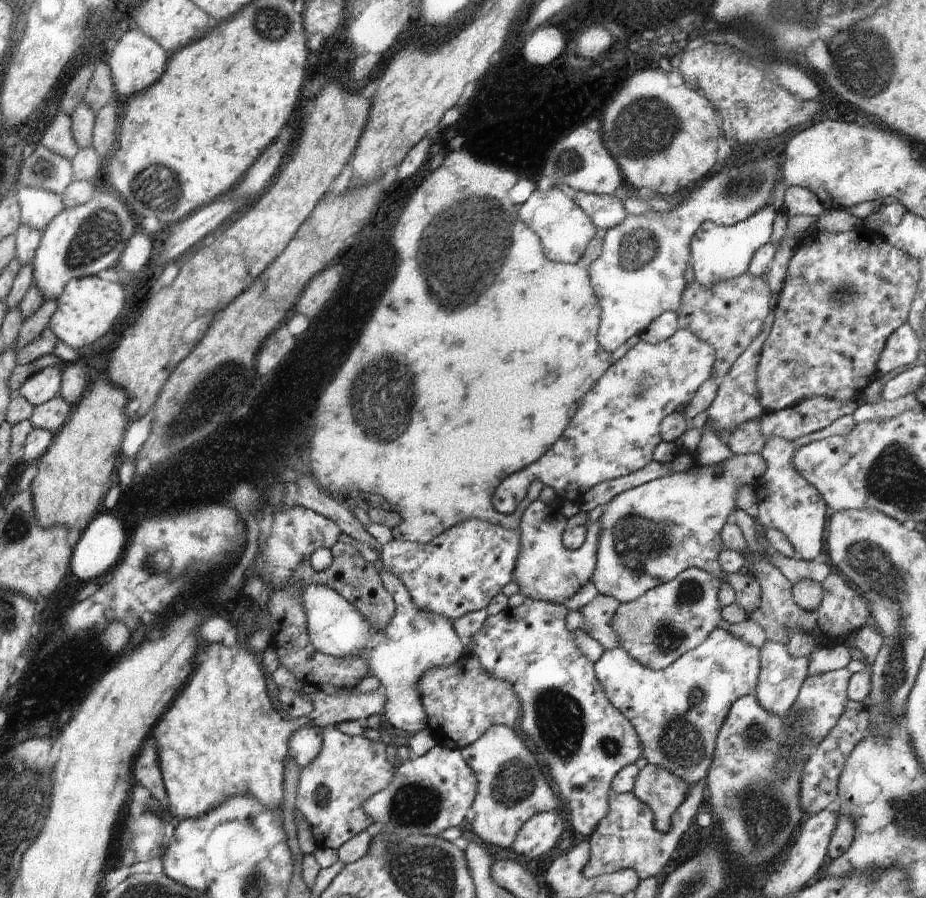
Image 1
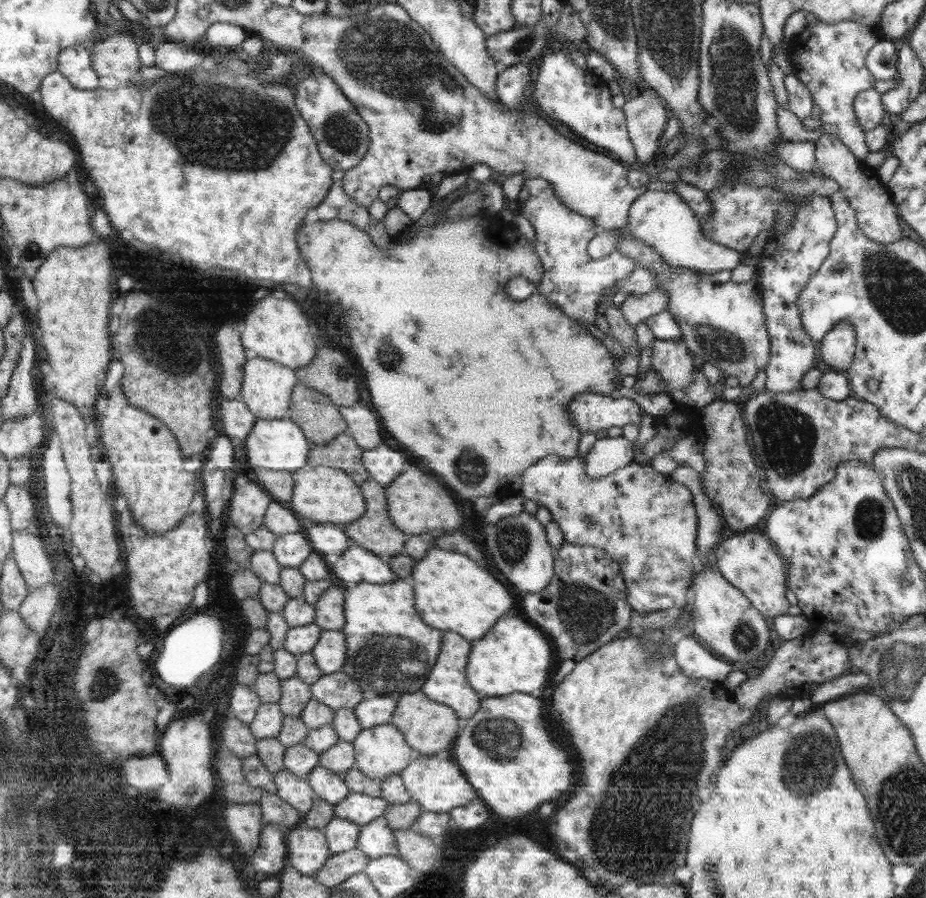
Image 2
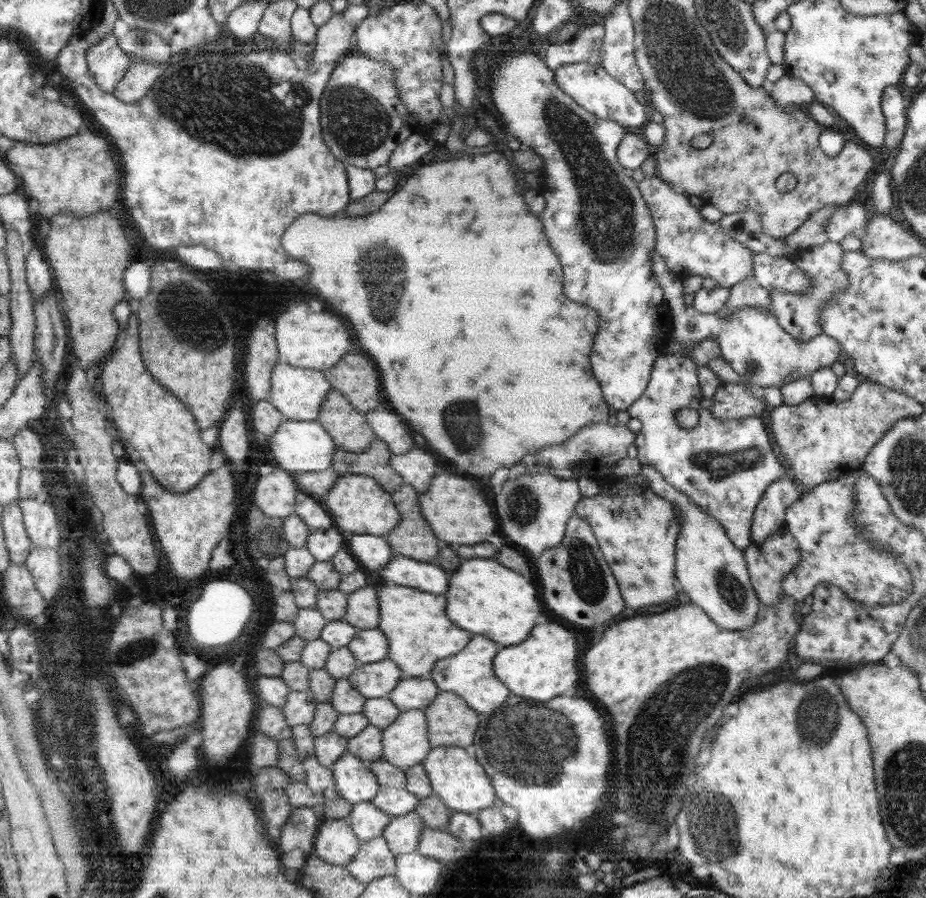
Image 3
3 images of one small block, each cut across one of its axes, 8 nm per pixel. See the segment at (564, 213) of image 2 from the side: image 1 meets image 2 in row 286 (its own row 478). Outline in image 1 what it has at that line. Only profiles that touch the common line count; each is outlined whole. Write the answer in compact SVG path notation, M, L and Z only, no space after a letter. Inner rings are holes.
M678 329L668 340L656 344L641 340L622 358L612 363L598 379L598 384L584 396L584 404L574 414L566 432L543 454L544 458L539 458L532 466L502 480L502 484L496 488L491 498L495 514L512 514L526 497L528 488L535 480L541 480L545 486L551 486L558 493L562 503L570 501L579 505L584 493L593 486L643 469L653 461L654 449L663 441L660 437L660 423L676 411L678 406L692 400L698 388L711 377L714 361L715 352L712 345L686 329Z

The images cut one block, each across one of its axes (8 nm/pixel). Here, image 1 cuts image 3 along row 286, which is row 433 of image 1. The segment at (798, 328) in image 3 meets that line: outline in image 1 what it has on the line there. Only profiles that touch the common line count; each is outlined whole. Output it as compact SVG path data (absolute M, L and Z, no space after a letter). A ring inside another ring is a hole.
M844 415L822 430L795 438L794 440L772 437L765 441L759 452L766 461L766 474L770 476L770 498L758 498L759 513L757 521L764 528L775 528L789 540L799 558L813 561L822 554L824 546L824 526L826 526L826 508L828 505L815 486L812 486L793 465L795 452L812 441L819 441L832 435L846 436L856 423L852 415Z

